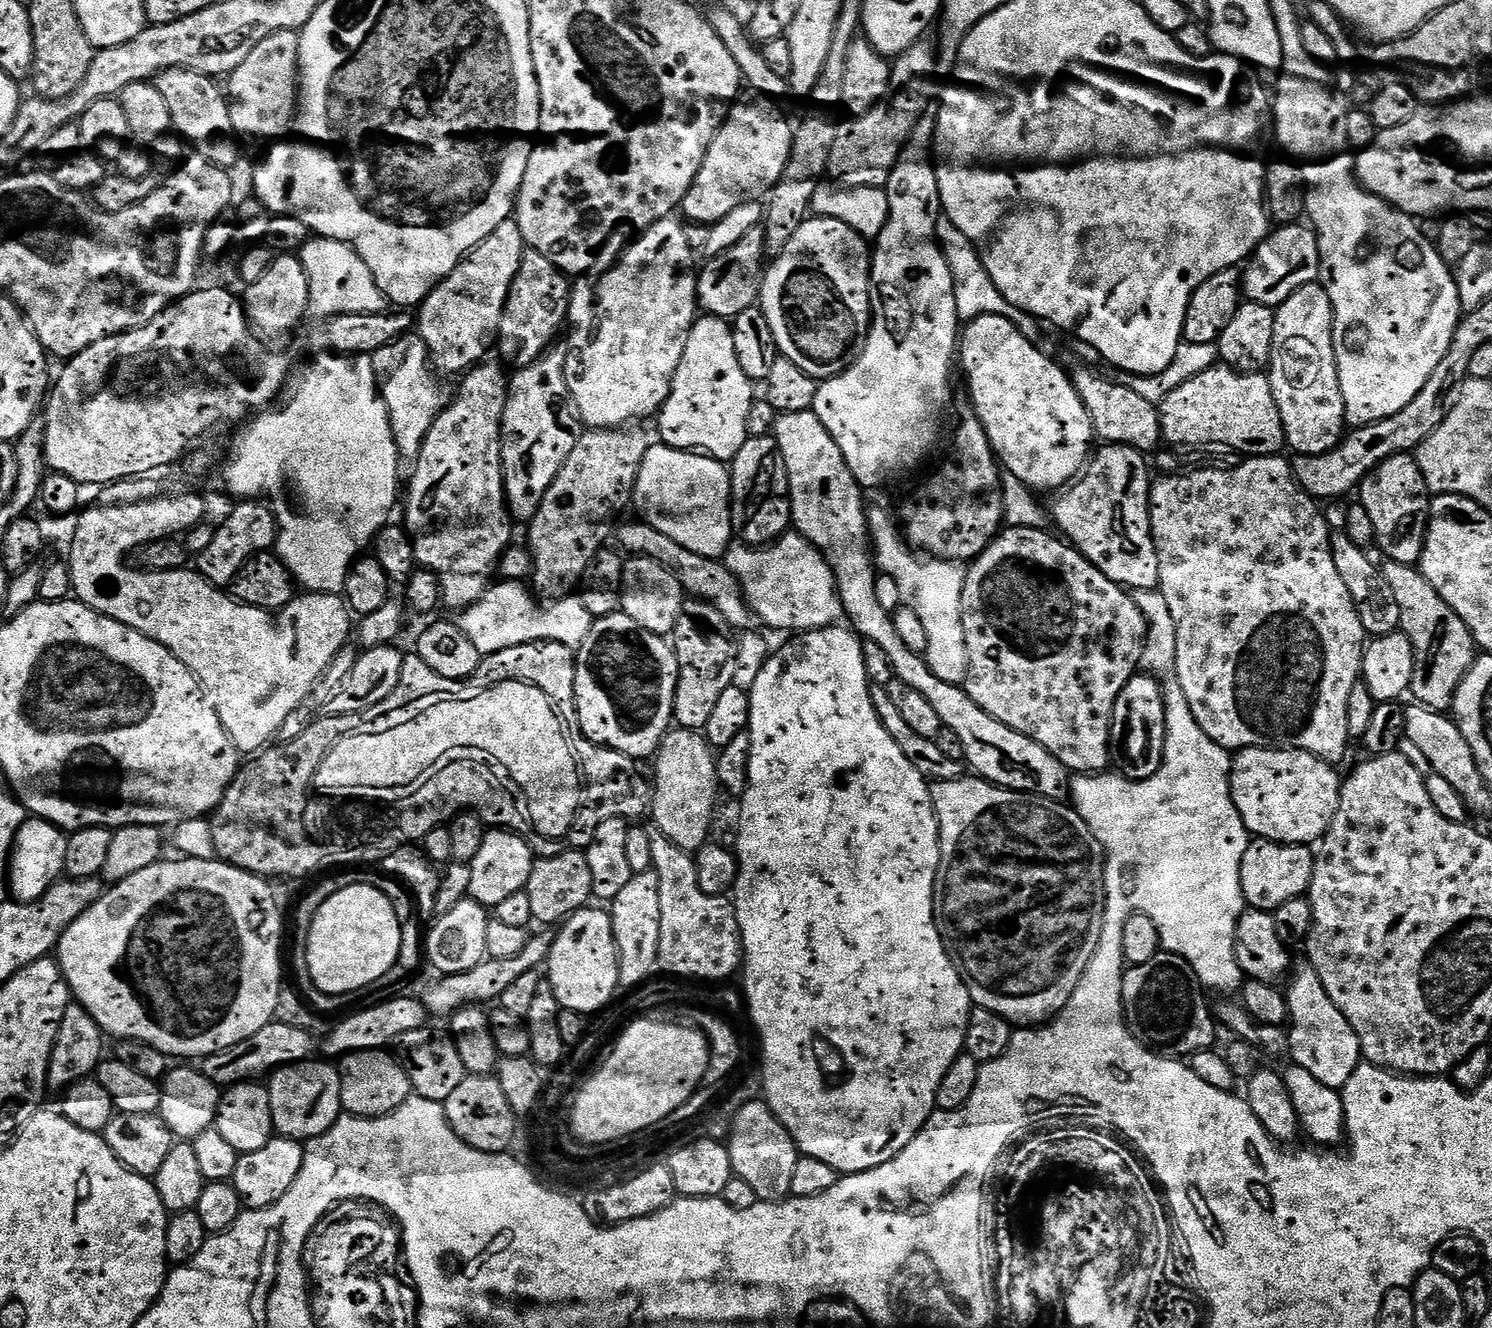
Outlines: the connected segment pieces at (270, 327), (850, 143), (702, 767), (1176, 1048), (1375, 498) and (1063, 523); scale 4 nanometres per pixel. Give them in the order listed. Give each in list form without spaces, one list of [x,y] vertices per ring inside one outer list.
[[[277,255],[270,270],[266,270],[266,274],[258,278],[258,282],[247,285],[243,290],[245,292],[242,292],[242,303],[248,314],[248,323],[261,337],[284,336],[291,328],[299,326],[303,316],[309,315],[310,286],[299,255]]]
[[[925,38],[914,42],[910,50],[895,57],[892,64],[892,86],[888,95],[874,105],[869,112],[861,116],[841,119],[834,134],[834,150],[830,150],[830,162],[826,173],[827,179],[833,185],[842,188],[882,188],[887,189],[888,179],[906,146],[912,137],[914,126],[929,111],[928,99],[932,96],[932,75],[938,72],[938,48],[931,39]]]
[[[679,726],[664,735],[664,741],[656,751],[656,780],[654,776],[650,820],[683,852],[695,854],[703,844],[709,843],[718,793],[716,757],[712,745],[699,731]]]
[[[1161,950],[1150,962],[1133,964],[1125,971],[1122,978],[1122,1002],[1124,1003],[1124,1020],[1134,1034],[1134,1038],[1147,1046],[1151,1052],[1169,1058],[1190,1058],[1196,1052],[1207,1052],[1216,1040],[1218,1024],[1210,1015],[1210,1004],[1200,989],[1201,977],[1192,969],[1193,961],[1179,956],[1176,952]]]
[[[1403,452],[1386,458],[1374,469],[1358,489],[1358,502],[1370,514],[1374,525],[1375,547],[1385,552],[1388,560],[1399,564],[1419,565],[1426,542],[1428,511],[1432,508],[1433,497],[1422,478],[1415,455]]]
[[[1104,444],[1101,449],[1089,459],[1083,475],[1057,495],[1061,496],[1053,502],[1052,512],[1050,508],[1051,519],[1052,516],[1056,519],[1067,543],[1078,549],[1095,568],[1102,570],[1106,578],[1129,590],[1159,589],[1158,554],[1148,506],[1153,481],[1148,480],[1145,453],[1121,444]]]

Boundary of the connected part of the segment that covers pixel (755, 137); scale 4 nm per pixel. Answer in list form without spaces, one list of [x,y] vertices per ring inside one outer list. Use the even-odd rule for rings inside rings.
[[[752,98],[731,105],[725,115],[723,124],[716,131],[715,138],[710,142],[706,158],[690,186],[682,205],[682,212],[688,215],[689,221],[711,226],[726,218],[730,210],[748,203],[750,200],[763,197],[782,178],[782,170],[790,158],[792,149],[793,125],[775,108],[773,101],[768,98]]]

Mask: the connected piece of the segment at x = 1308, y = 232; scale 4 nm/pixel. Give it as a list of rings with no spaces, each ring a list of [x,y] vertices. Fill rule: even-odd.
[[[1288,224],[1285,228],[1273,231],[1252,253],[1242,272],[1242,292],[1253,304],[1261,304],[1270,309],[1279,308],[1294,290],[1298,290],[1304,284],[1314,284],[1320,278],[1320,251],[1318,250],[1318,238],[1311,227],[1300,224]]]

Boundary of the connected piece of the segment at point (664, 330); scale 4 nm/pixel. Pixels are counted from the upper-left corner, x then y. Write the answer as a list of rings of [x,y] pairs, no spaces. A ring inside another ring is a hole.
[[[676,218],[660,220],[654,226],[650,226],[643,234],[629,243],[624,249],[619,260],[603,273],[599,279],[580,278],[571,285],[572,299],[568,302],[568,314],[570,317],[570,328],[572,324],[572,344],[580,355],[580,377],[573,379],[570,391],[574,401],[575,411],[579,419],[584,420],[589,429],[593,428],[623,428],[633,422],[644,422],[647,416],[655,417],[668,400],[672,389],[672,379],[678,370],[678,362],[682,362],[682,350],[686,350],[686,338],[690,334],[692,324],[698,318],[698,301],[696,298],[696,277],[698,275],[697,265],[692,265],[694,251],[686,240],[686,230],[681,221]]]

